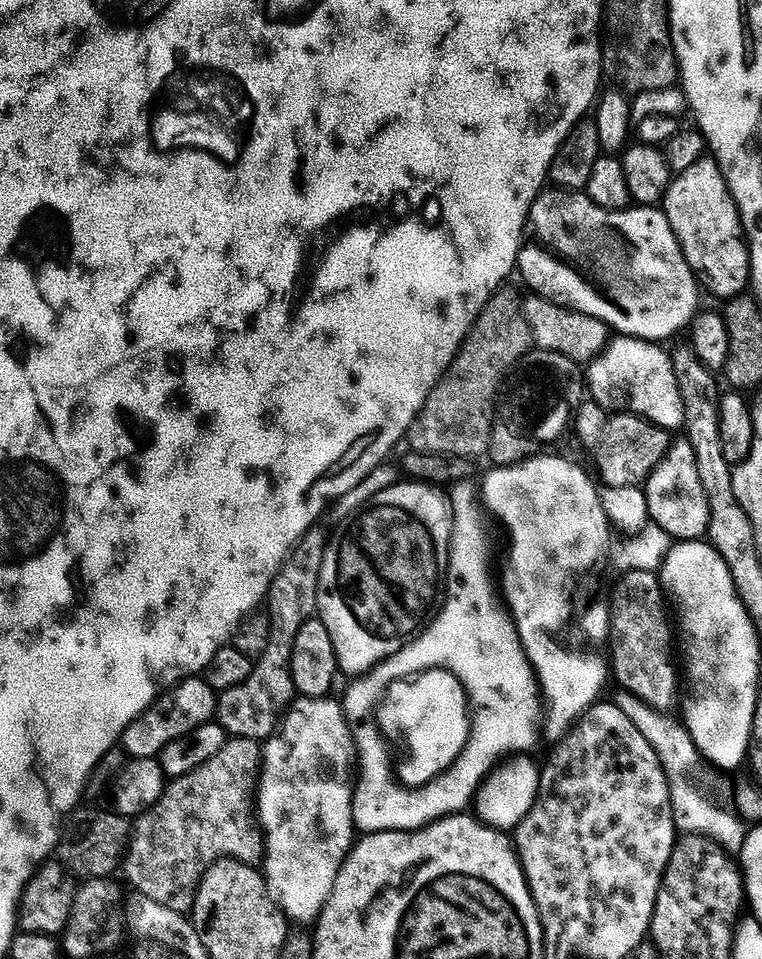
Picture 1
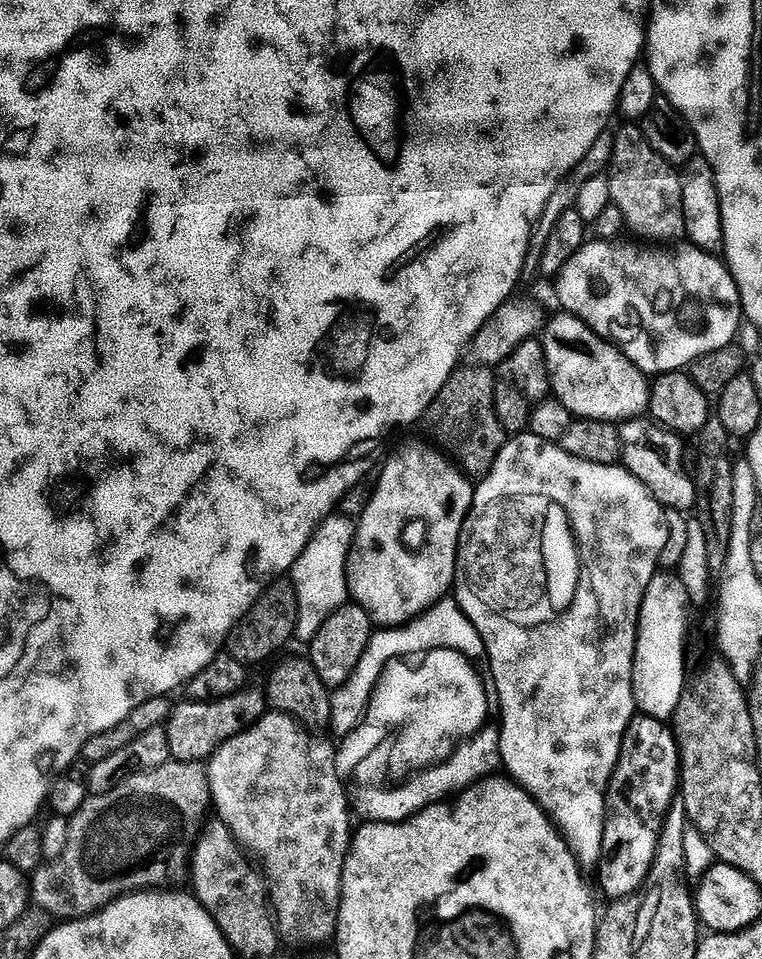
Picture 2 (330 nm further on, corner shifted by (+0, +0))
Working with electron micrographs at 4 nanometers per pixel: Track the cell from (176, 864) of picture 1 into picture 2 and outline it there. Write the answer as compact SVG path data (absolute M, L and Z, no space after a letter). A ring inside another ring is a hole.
M167 762L158 769L129 775L101 796L91 796L67 821L64 853L60 864L45 876L36 874L30 880L30 900L39 911L60 922L75 922L93 916L115 900L131 896L132 880L170 880L180 886L190 876L190 857L194 845L206 824L204 815L210 812L211 792L208 789L208 770L203 763L182 764Z

